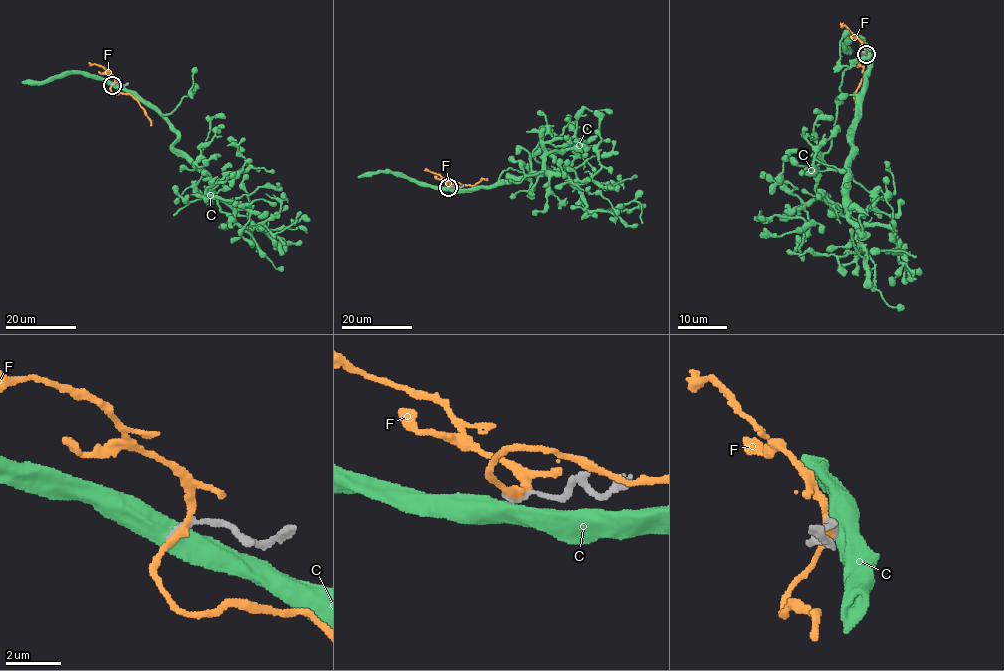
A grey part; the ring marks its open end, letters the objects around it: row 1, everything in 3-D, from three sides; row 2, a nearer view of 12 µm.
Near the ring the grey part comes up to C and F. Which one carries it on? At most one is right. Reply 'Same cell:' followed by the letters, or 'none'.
Same cell: none

